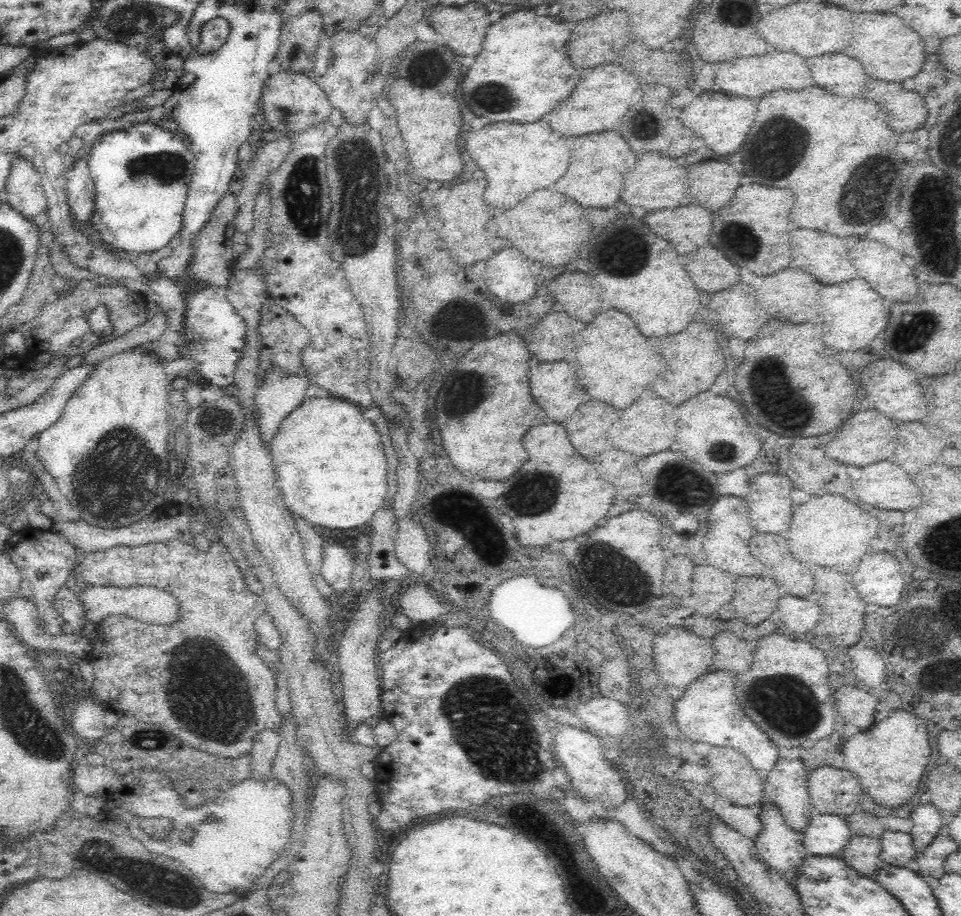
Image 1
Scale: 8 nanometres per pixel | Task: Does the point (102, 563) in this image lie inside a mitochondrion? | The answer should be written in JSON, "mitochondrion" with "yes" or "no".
{"mitochondrion":"no"}

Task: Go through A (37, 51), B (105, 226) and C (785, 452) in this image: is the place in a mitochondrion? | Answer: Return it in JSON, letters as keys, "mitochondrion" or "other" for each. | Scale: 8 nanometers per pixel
{"A":"other","B":"other","C":"other"}

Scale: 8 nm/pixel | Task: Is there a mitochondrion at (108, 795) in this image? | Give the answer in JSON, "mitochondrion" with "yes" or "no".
{"mitochondrion":"no"}

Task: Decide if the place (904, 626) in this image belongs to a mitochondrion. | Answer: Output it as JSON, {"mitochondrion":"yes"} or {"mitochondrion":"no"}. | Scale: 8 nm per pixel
{"mitochondrion":"yes"}

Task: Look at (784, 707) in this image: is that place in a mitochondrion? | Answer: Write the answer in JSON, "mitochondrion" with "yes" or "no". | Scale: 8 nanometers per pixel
{"mitochondrion":"yes"}

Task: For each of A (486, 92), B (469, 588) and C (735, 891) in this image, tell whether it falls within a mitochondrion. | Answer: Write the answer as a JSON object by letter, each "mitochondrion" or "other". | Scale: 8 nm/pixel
{"A":"mitochondrion","B":"other","C":"other"}

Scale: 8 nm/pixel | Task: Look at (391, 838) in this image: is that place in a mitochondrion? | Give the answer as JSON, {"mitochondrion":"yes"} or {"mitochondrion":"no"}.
{"mitochondrion":"no"}

